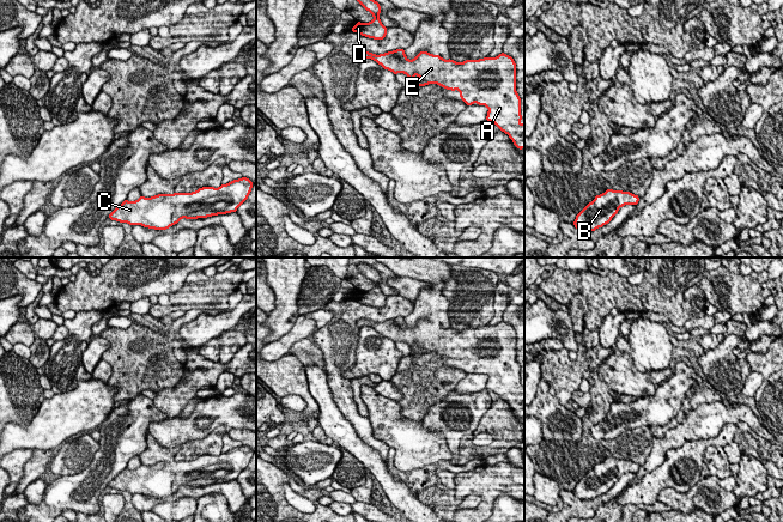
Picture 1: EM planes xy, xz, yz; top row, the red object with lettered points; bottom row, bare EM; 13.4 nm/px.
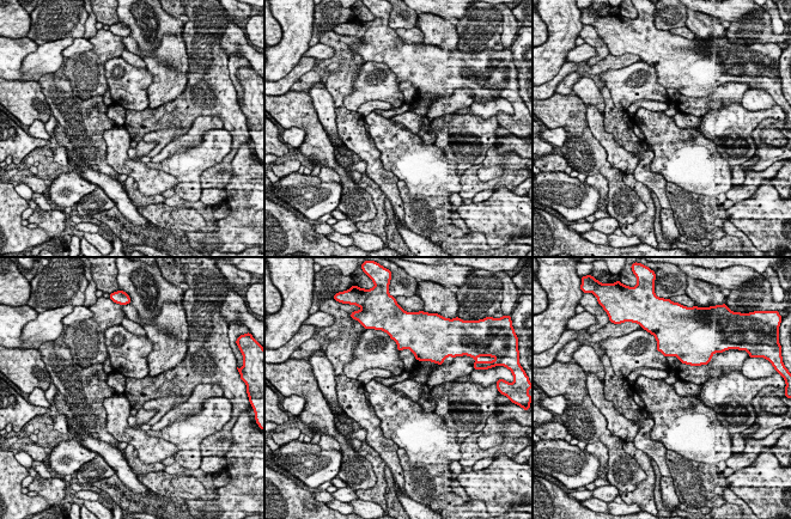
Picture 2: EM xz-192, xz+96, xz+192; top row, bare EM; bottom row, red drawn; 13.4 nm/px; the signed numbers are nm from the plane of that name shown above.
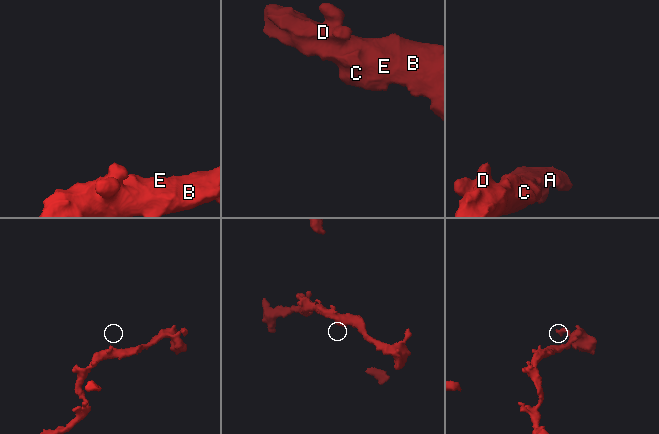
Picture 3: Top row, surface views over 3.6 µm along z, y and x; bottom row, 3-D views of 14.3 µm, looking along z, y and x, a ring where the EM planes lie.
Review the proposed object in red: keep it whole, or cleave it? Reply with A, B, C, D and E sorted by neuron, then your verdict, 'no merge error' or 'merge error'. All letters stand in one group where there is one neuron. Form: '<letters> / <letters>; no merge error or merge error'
A B C D E; no merge error

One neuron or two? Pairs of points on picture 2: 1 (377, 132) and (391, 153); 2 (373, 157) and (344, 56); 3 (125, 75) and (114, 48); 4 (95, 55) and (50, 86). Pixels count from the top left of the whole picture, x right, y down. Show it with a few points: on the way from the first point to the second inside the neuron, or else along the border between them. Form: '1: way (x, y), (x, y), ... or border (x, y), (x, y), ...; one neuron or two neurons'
1: way (382, 136), (391, 148); one neuron
2: way (352, 132), (339, 105), (341, 81); one neuron
3: border (120, 55), (109, 59), (104, 63), (107, 83); two neurons
4: border (62, 75), (68, 80); two neurons

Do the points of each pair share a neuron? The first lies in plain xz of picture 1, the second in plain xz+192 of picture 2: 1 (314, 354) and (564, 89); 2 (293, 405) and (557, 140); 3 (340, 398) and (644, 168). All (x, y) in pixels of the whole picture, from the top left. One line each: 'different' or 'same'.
1: same
2: same
3: same

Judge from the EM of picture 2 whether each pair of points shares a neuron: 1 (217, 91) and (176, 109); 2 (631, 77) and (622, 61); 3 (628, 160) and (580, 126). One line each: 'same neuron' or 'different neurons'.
1: same neuron
2: different neurons
3: different neurons

